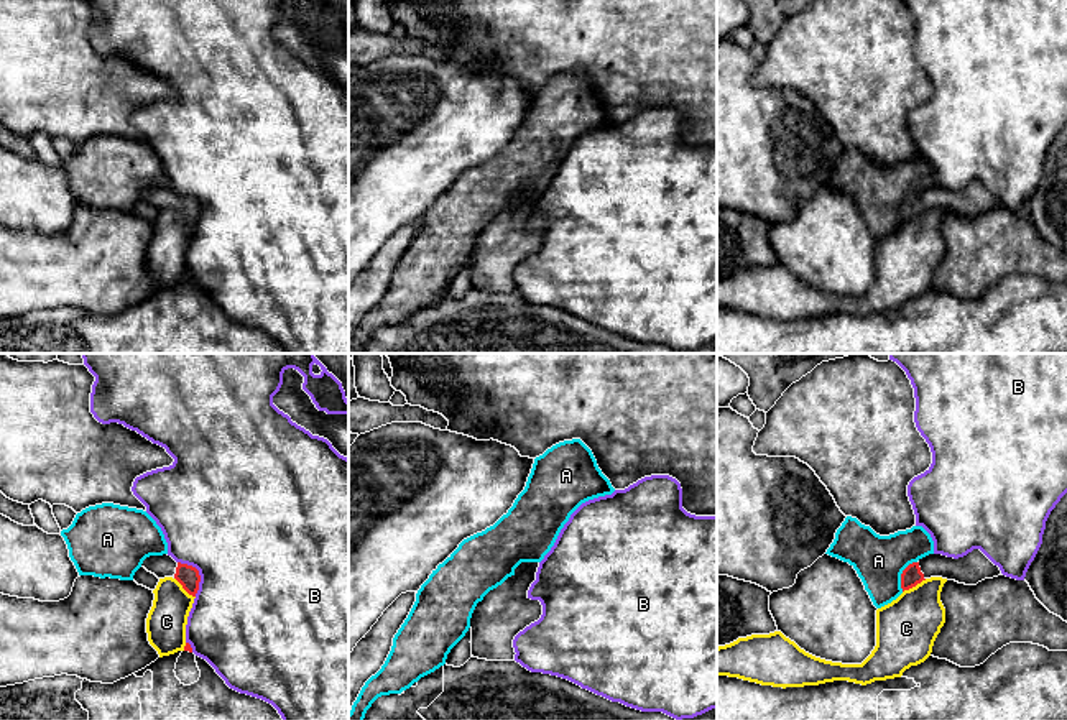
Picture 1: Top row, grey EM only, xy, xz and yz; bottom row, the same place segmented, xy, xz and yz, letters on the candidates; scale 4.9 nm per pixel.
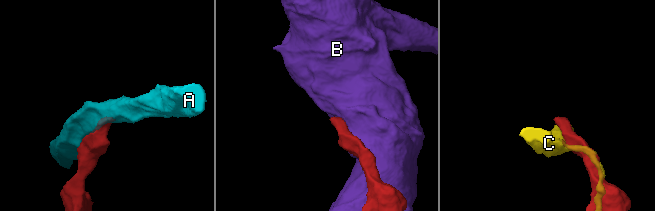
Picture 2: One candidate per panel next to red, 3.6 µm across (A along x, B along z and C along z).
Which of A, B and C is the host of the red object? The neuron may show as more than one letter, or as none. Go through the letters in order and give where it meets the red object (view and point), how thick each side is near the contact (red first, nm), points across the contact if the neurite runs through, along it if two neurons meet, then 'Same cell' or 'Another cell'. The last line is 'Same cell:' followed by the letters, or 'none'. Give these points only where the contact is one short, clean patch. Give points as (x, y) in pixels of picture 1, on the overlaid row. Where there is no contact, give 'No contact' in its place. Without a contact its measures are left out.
A: Touches red at yz (901, 574). Thickness 100 nm (red) against 240 nm. Another cell
B: Touches red at xy (198, 574). Thickness 110 nm (red) against 480 nm. Another cell
C: Touches red at yz (914, 586). Thickness 100 nm (red) against 300 nm. Another cell
Same cell: none

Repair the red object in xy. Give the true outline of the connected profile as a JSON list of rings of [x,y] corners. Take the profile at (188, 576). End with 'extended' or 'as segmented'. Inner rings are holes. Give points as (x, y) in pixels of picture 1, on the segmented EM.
[[[150,556],[143,561],[141,567],[155,574],[158,579],[173,577],[182,588],[196,597],[199,590],[201,575],[199,570],[192,565],[176,562],[171,556]]] | extended

